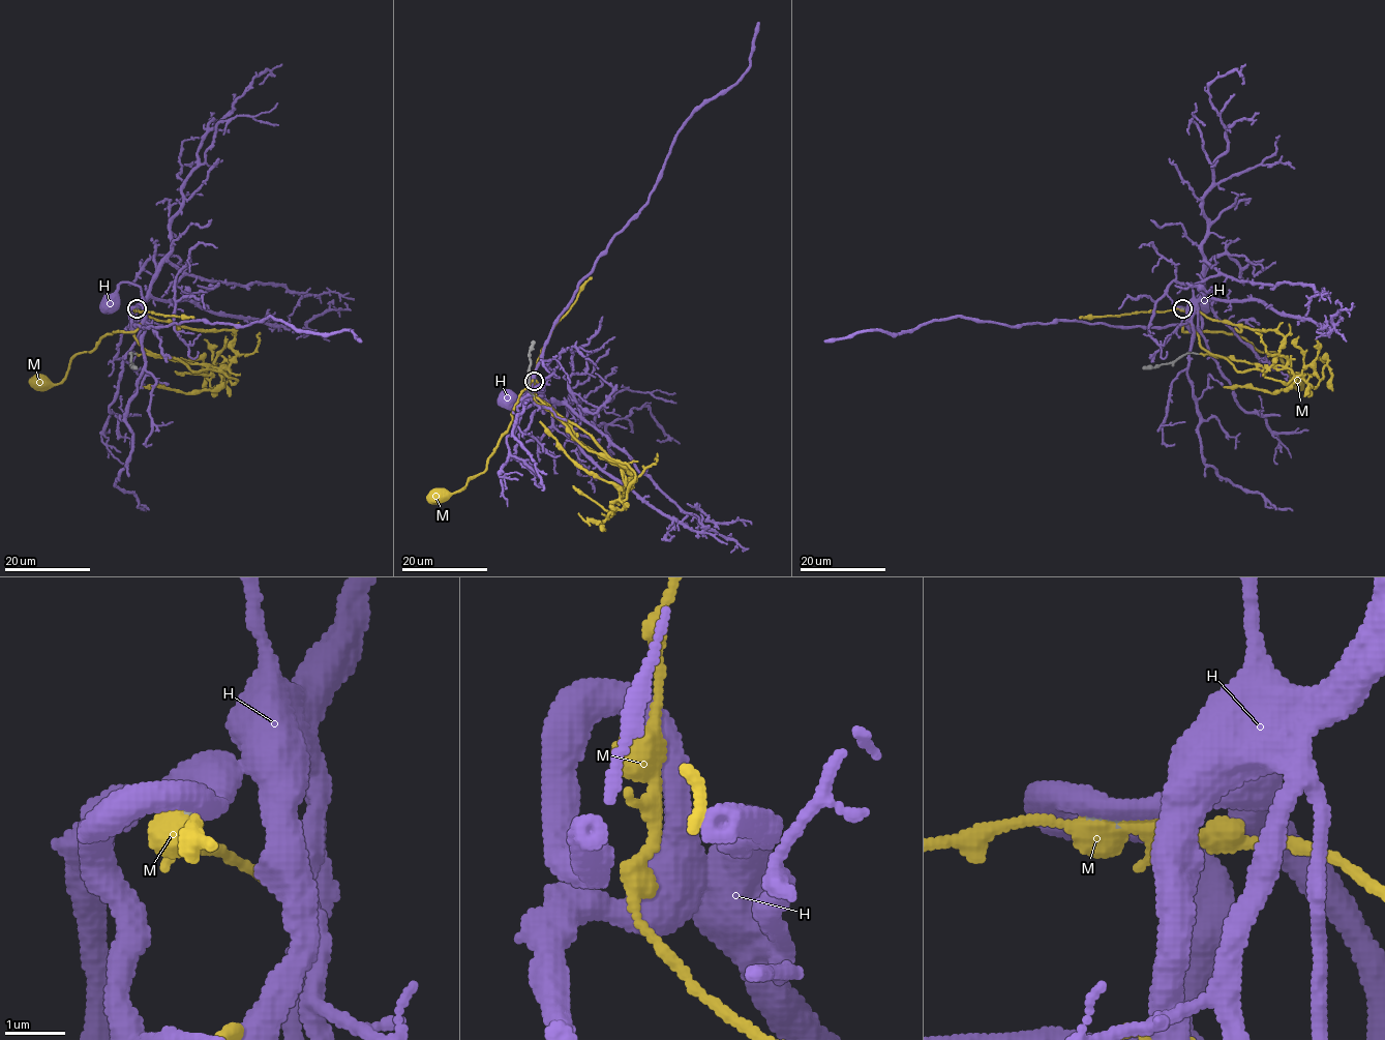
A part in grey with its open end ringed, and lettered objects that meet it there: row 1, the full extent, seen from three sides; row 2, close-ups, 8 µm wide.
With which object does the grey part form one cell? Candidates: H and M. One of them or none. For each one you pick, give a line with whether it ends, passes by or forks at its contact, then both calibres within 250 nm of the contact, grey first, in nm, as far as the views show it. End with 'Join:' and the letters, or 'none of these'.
M: it forks | 160/360 nm
Join: M

